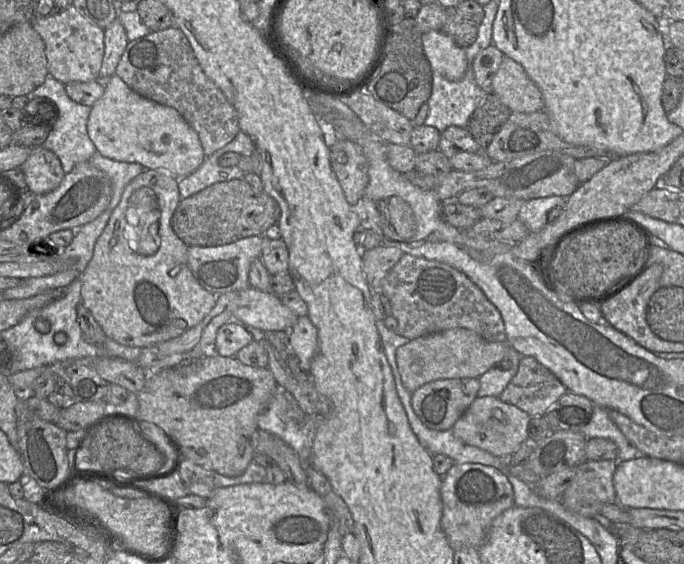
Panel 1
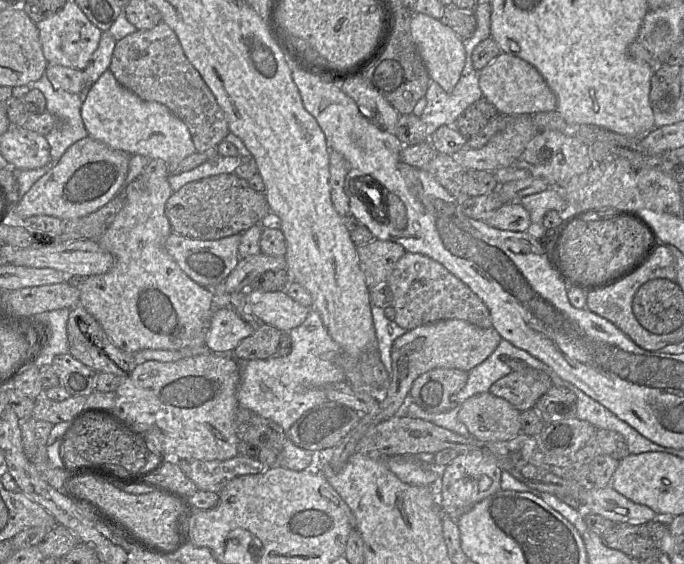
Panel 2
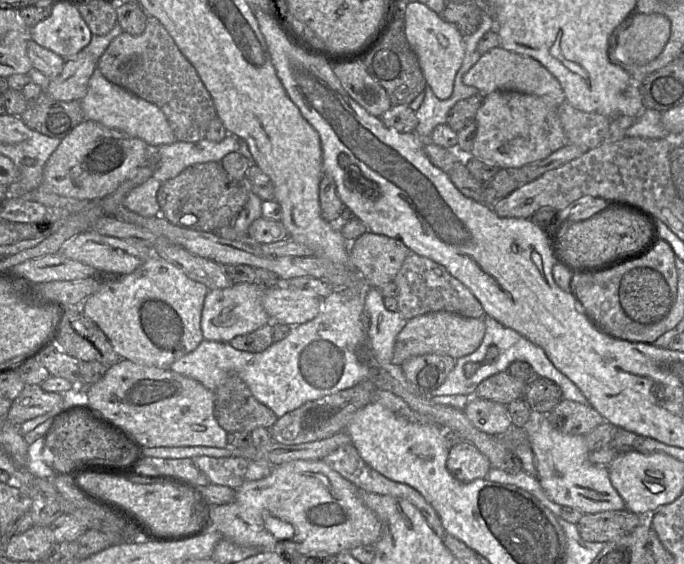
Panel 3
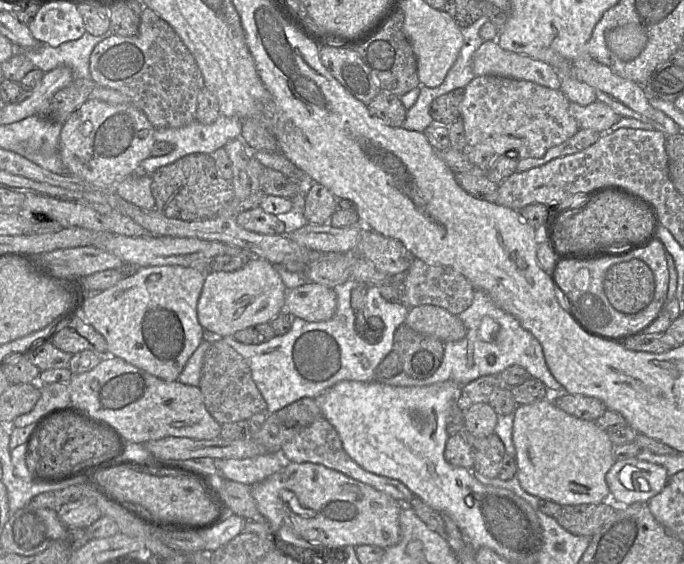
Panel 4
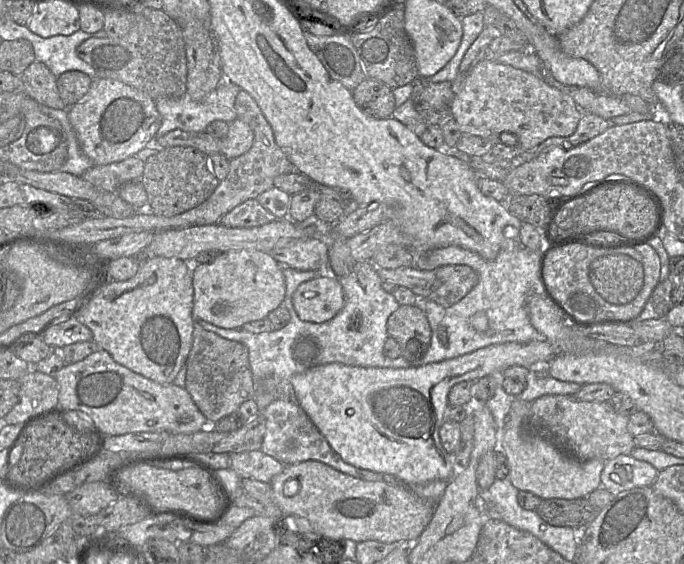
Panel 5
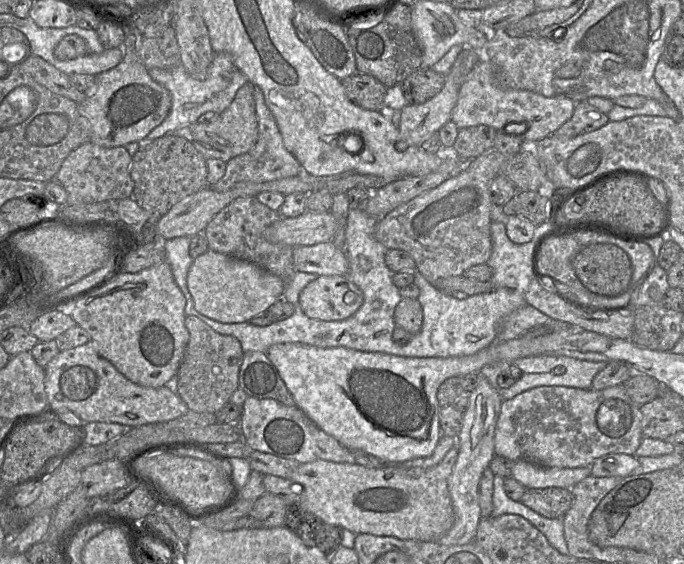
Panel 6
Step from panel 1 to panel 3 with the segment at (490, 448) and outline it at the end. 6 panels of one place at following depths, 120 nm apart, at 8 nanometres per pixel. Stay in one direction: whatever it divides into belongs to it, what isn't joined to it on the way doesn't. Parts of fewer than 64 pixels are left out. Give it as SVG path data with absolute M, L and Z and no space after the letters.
M470 398L464 412L476 428L490 435L503 435L512 426L507 405L495 401Z

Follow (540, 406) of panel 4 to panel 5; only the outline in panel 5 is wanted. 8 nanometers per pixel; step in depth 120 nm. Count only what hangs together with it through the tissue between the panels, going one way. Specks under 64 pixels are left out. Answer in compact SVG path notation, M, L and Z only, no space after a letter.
M514 399L506 416L502 448L508 459L509 479L520 491L531 492L542 499L577 499L587 496L599 488L601 473L606 461L591 459L581 461L560 449L550 438L527 431L525 423L531 402Z

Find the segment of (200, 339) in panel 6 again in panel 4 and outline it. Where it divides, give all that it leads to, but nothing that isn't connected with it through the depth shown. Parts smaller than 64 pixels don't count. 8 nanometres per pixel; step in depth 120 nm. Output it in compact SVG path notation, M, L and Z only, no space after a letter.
M224 341L213 342L206 350L198 388L207 411L220 425L248 420L256 413L268 413L267 404L252 379L248 364Z

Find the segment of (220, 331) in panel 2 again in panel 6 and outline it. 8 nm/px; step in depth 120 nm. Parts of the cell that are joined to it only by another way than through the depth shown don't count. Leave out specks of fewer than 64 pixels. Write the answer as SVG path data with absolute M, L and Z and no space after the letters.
M211 249L194 258L188 271L187 286L195 309L223 323L250 321L273 305L284 291L284 282L279 276L249 260Z

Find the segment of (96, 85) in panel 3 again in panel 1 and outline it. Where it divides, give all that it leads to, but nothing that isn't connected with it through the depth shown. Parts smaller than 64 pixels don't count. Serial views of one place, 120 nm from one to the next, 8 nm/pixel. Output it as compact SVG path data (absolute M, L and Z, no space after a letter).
M116 74L105 81L102 97L91 106L87 131L102 156L166 171L177 179L195 172L205 159L198 134L177 110L139 95Z

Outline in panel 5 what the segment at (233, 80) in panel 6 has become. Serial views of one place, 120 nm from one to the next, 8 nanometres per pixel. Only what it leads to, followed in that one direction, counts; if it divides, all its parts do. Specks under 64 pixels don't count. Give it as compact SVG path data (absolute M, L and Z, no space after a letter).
M222 73L222 80L217 85L216 89L205 99L200 101L193 100L186 92L186 94L181 98L161 98L156 101L156 107L158 112L161 115L162 123L158 129L155 139L161 138L170 131L180 129L187 132L205 132L207 126L216 120L222 120L224 122L230 123L235 120L237 117L235 109L235 101L237 95L239 94L241 88L231 82L229 79L224 77Z

